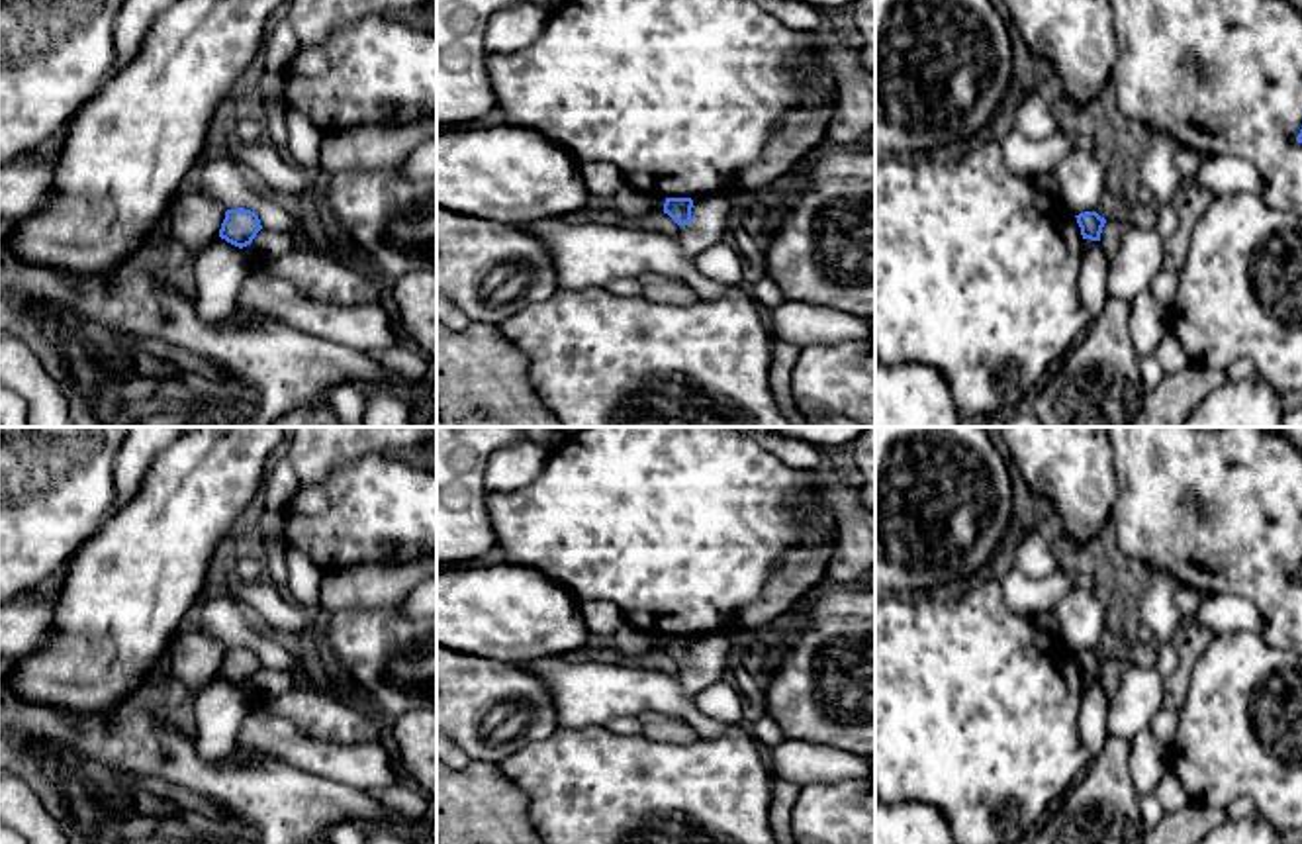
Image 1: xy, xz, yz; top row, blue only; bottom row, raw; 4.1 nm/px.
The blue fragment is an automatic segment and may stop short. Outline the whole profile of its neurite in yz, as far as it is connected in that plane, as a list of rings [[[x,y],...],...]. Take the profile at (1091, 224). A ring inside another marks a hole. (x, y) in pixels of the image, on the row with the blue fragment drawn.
[[[1085,211],[1075,215],[1081,227],[1083,239],[1100,241],[1102,227],[1106,223],[1096,211]]]

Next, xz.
[[[666,198],[664,213],[668,213],[677,225],[687,225],[693,221],[691,208],[691,198]]]

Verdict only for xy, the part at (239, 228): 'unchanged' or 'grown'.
unchanged

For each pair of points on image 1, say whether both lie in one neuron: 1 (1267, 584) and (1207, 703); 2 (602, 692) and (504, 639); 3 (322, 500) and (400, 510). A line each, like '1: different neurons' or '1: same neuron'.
1: different neurons
2: different neurons
3: same neuron

